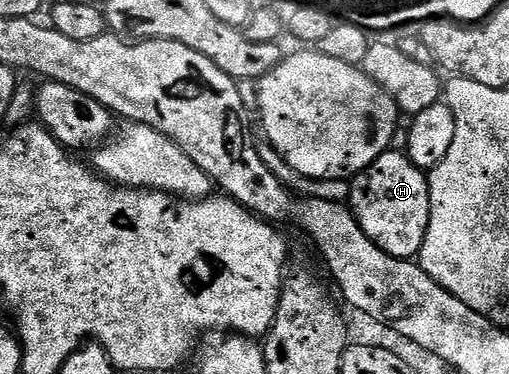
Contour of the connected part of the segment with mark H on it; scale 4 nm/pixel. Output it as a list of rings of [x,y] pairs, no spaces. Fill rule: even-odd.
[[[388,150],[350,183],[349,207],[358,225],[379,249],[391,257],[414,259],[424,244],[431,213],[427,177],[404,151]]]

